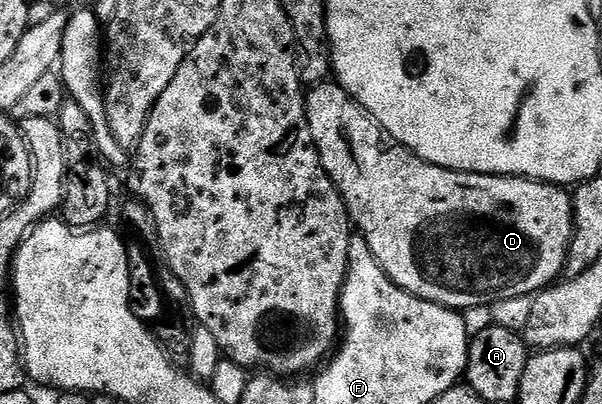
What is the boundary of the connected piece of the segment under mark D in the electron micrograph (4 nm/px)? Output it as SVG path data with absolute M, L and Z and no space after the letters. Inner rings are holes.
M335 82L311 85L307 89L304 105L312 135L312 145L320 156L326 174L332 179L336 189L340 191L340 197L344 200L355 231L363 236L364 241L370 246L374 258L380 264L381 270L399 288L423 300L429 300L447 308L463 310L483 304L491 306L502 298L532 296L561 279L564 263L568 261L568 248L572 244L572 198L561 185L543 184L540 180L527 180L525 176L487 176L481 172L455 172L449 168L439 168L428 164L412 153L409 148L389 142L384 129L369 116L368 111L357 100L353 100L352 95L341 84Z

